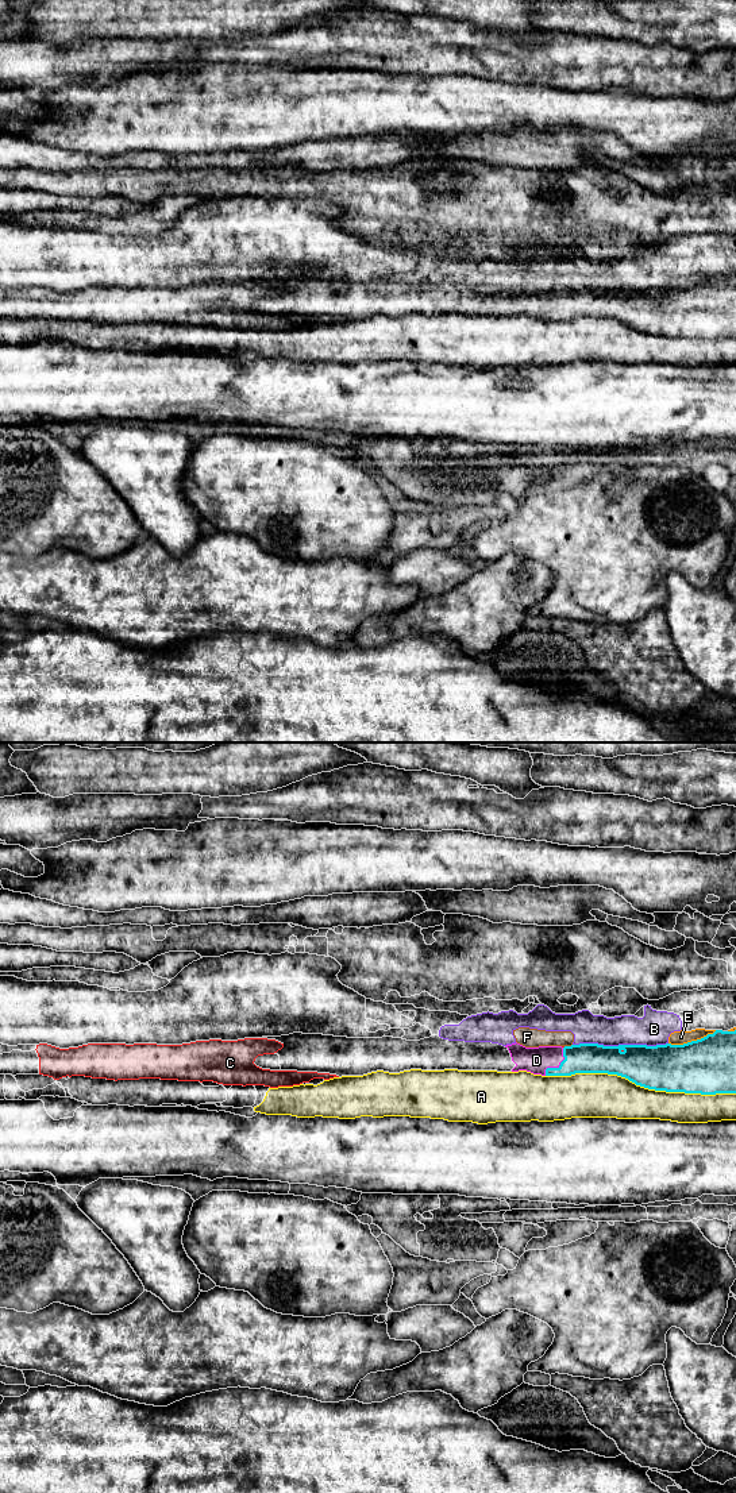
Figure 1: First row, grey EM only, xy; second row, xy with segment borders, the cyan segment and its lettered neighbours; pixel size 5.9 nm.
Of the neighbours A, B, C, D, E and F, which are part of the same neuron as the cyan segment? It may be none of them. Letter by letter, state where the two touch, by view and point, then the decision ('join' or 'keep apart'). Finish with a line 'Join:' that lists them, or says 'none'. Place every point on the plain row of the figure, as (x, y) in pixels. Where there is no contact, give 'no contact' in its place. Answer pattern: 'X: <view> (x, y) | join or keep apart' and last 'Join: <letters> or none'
A: xy (640, 330) | keep apart
B: xy (620, 289) | keep apart
C: xy (623, 293) | keep apart
D: xy (559, 309) | join
E: xy (692, 285) | keep apart
F: xy (567, 290) | keep apart
Join: D

